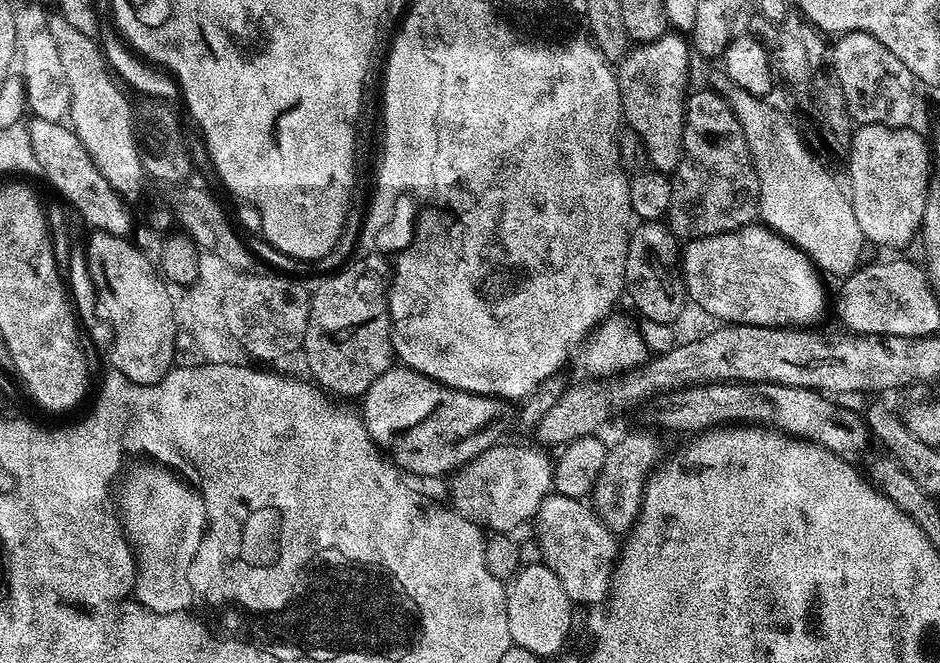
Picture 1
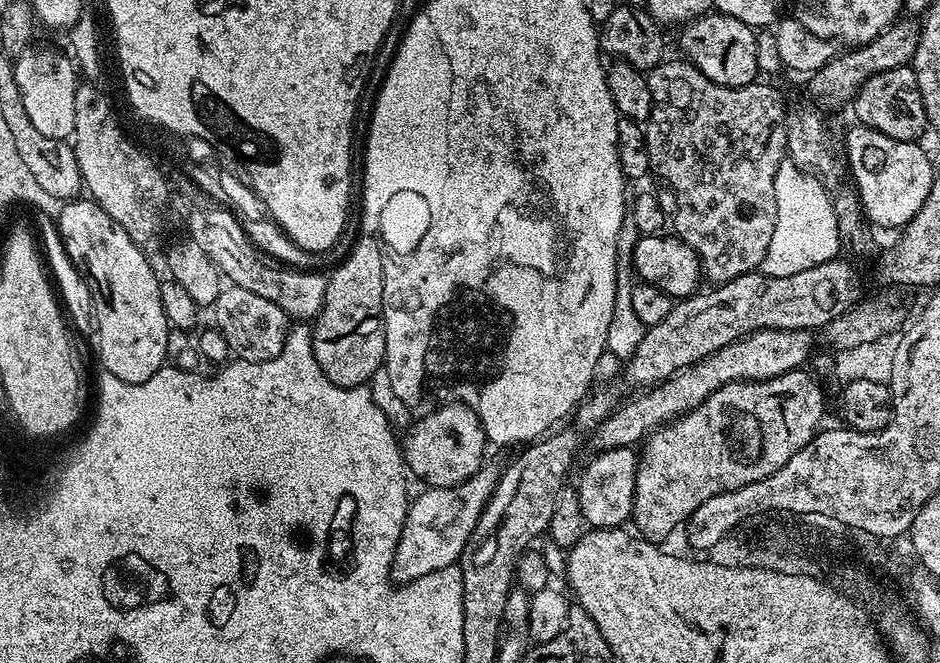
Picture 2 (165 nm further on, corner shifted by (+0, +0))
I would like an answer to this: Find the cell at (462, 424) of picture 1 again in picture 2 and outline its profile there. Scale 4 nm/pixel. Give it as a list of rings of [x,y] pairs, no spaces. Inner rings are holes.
[[[445,402],[435,410],[423,413],[407,429],[406,435],[408,437],[403,437],[402,440],[402,451],[407,471],[411,475],[413,472],[418,479],[425,480],[423,483],[427,487],[445,488],[446,486],[458,486],[462,482],[469,480],[485,463],[484,448],[486,449],[486,441],[484,439],[484,428],[480,424],[480,417],[476,415],[475,407],[469,406],[467,403]]]

